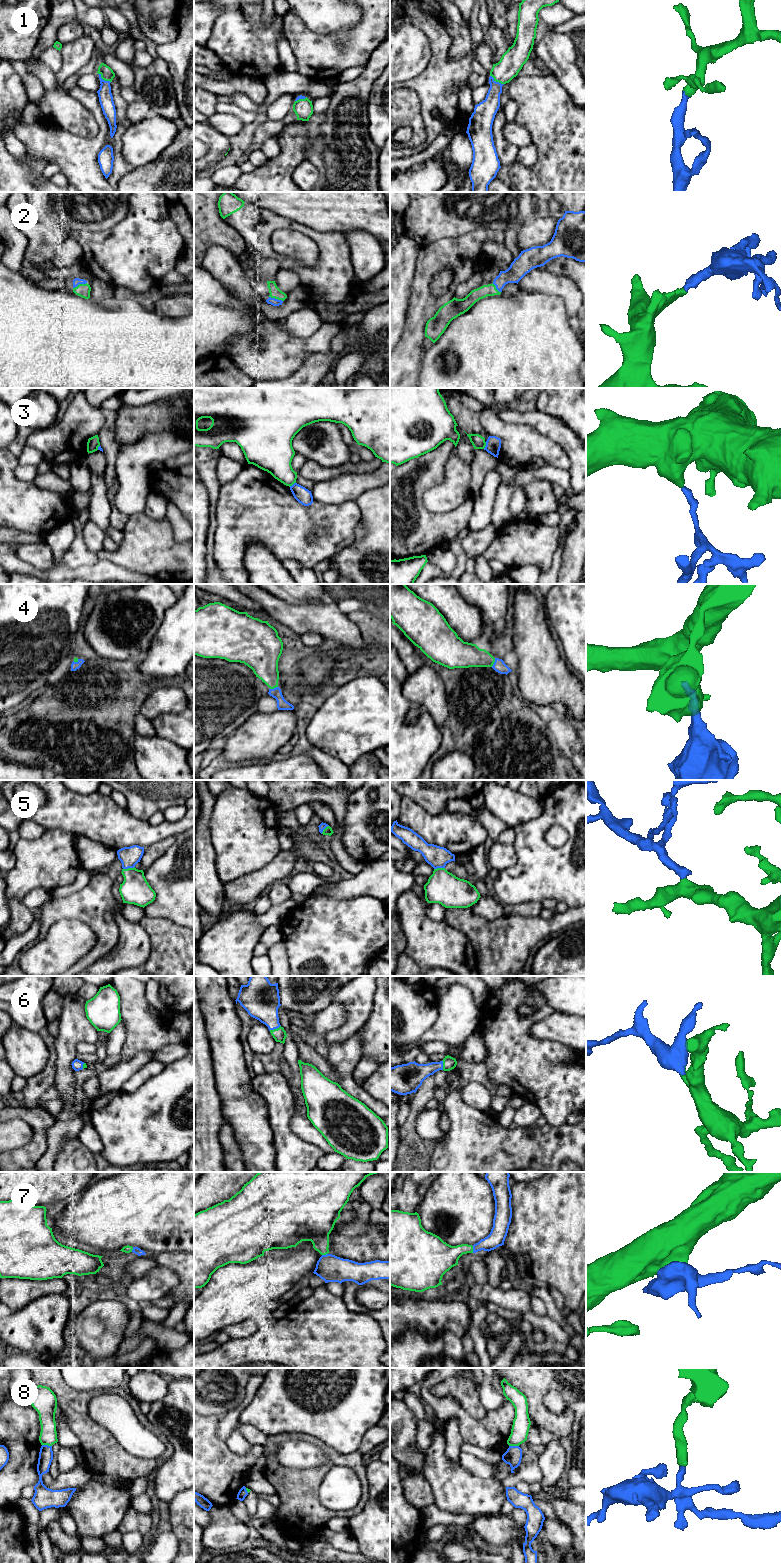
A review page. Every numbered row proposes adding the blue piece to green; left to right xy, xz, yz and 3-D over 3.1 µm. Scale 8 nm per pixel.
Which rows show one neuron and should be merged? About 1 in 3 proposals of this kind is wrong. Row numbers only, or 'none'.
1, 2, 4, 5, 6, 7

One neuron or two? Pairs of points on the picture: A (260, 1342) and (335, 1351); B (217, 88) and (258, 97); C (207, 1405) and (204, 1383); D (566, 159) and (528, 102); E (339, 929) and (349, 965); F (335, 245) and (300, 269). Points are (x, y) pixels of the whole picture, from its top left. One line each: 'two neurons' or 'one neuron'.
A: one neuron
B: one neuron
C: one neuron
D: one neuron
E: one neuron
F: one neuron

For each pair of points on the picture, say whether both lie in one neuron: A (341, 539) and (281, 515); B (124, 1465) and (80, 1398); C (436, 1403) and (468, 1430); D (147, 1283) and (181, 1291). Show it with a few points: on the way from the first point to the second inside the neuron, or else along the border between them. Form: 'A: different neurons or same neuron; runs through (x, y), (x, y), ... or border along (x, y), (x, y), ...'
A: same neuron; runs through (326, 524), (320, 518), (296, 518)
B: same neuron; runs through (107, 1448), (80, 1421), (80, 1415)
C: same neuron; runs through (445, 1408), (452, 1409), (464, 1421)
D: different neurons; border along (162, 1266), (178, 1277), (178, 1283), (165, 1295)

